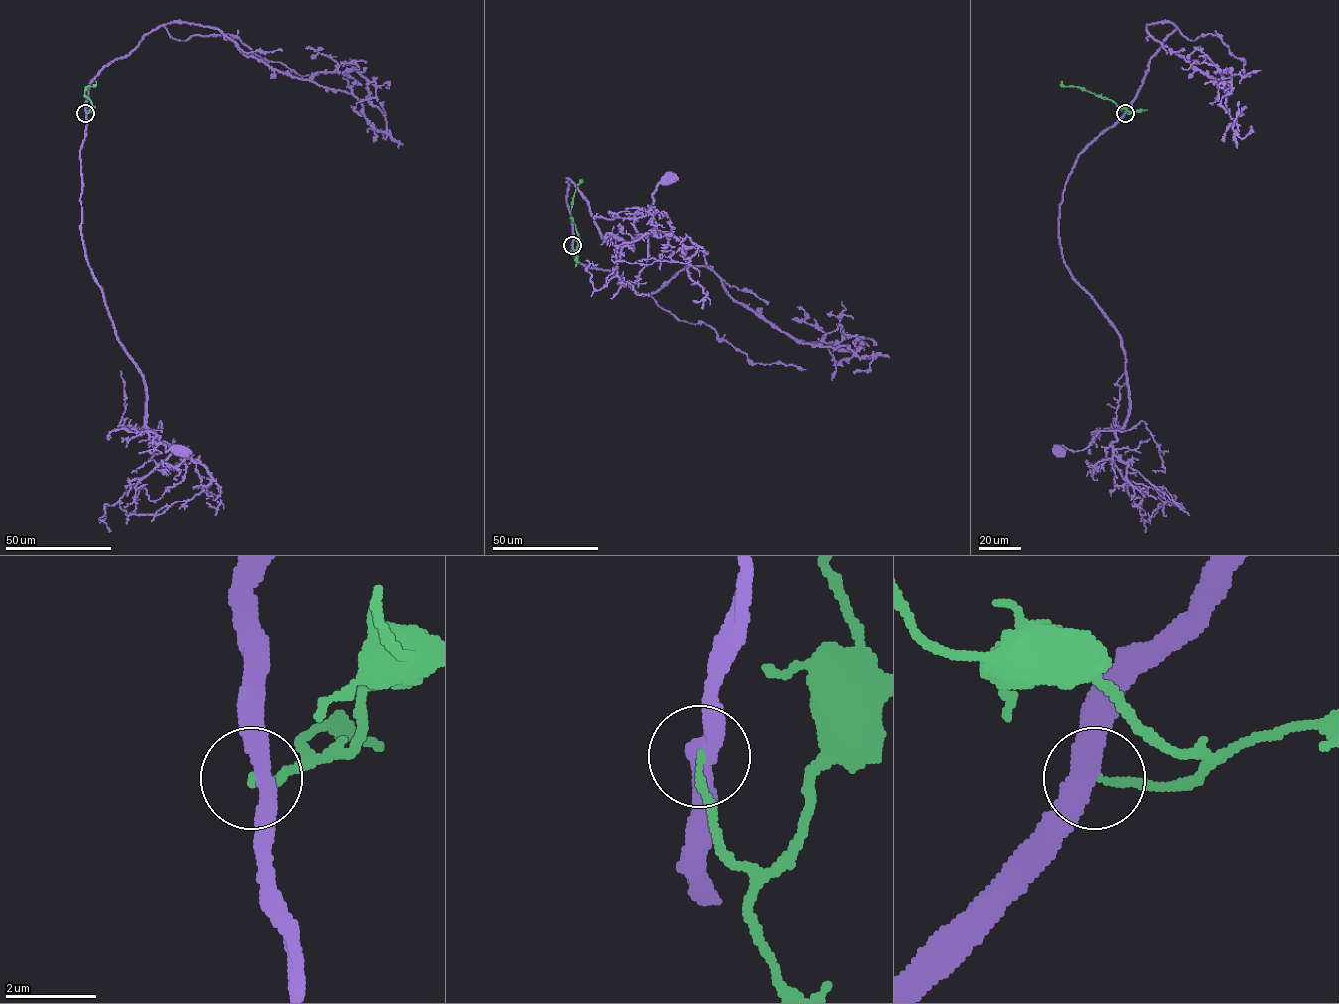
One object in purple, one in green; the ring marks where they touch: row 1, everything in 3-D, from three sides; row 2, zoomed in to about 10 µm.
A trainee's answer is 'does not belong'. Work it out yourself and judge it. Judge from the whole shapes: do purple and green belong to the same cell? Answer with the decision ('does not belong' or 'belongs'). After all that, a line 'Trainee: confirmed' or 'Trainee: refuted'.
does not belong
Trainee: confirmed

